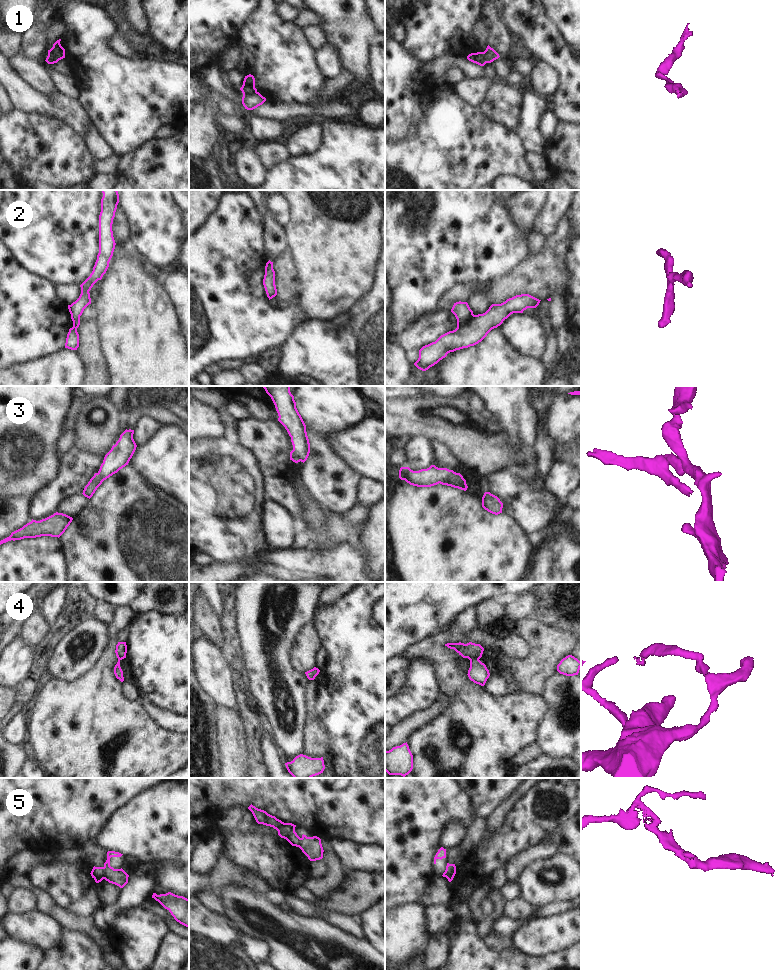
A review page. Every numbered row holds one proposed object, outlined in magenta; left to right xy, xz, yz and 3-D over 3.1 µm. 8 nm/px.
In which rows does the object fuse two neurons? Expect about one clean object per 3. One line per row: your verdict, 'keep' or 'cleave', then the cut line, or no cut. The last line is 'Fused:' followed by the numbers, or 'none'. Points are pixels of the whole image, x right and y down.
1: cleave | xz (256, 91), (250, 94), (243, 94)
2: cleave | yz (474, 315), (463, 326), (457, 328)
3: cleave | yz (455, 472), (440, 483)
4: cleave | yz (478, 658), (470, 660)
5: cleave | xy (102, 867), (104, 878)
Fused: 1, 2, 3, 4, 5

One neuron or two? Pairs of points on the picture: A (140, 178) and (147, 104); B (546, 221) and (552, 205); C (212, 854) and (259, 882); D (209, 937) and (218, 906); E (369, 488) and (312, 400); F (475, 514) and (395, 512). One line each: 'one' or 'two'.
A: two
B: one
C: two
D: two
E: two
F: one

